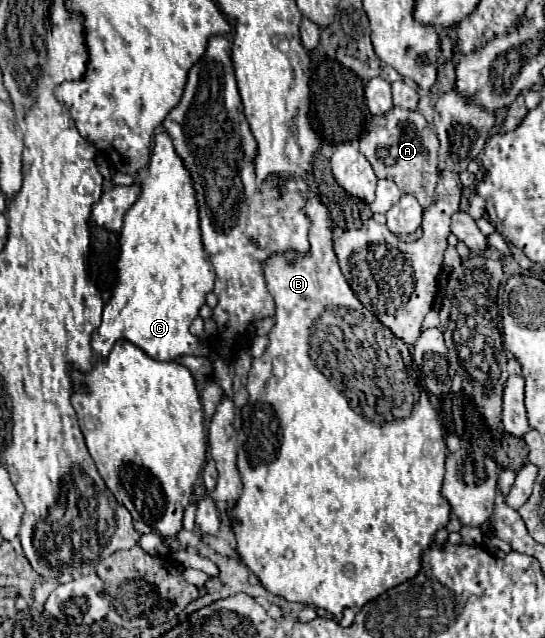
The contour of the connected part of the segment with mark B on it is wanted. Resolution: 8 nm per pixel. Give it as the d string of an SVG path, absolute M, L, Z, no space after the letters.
M314 195L304 205L304 215L310 219L310 251L300 255L288 249L280 255L272 255L264 261L264 277L270 295L274 297L274 327L268 333L268 347L262 357L252 361L248 371L248 403L242 407L242 427L238 433L238 473L244 483L242 495L236 499L234 507L228 511L232 521L232 531L236 535L236 551L244 565L260 579L260 583L272 593L292 603L314 605L326 609L336 621L342 619L346 607L360 609L368 601L386 593L388 589L412 579L420 573L420 557L432 545L434 533L448 525L450 505L440 495L440 487L445 476L445 459L448 449L445 444L445 431L439 421L436 409L430 405L426 389L418 381L418 373L412 365L408 345L400 341L386 325L382 325L354 295L348 281L344 279L338 257L334 253L334 223L326 203Z

